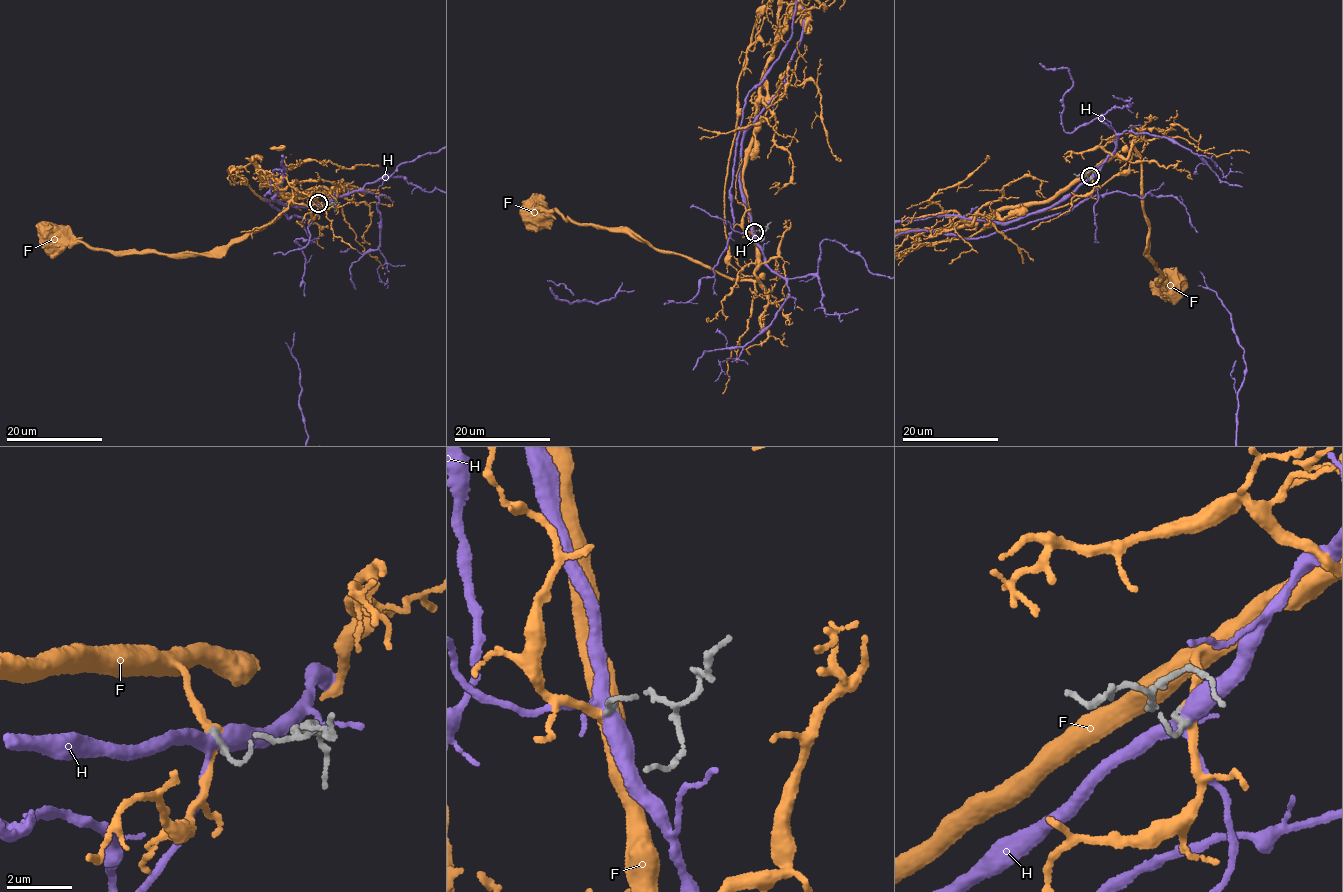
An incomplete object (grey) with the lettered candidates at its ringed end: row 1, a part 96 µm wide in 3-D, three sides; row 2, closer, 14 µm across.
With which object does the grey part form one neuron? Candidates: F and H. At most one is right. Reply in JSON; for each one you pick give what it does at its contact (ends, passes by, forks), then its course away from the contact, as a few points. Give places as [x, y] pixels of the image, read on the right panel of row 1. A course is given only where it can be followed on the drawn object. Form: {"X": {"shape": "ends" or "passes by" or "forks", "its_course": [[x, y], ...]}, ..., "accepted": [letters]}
{"F": {"shape": "passes by", "its_course": [[1090, 177], [1114, 156], [1126, 158], [1125, 147], [1141, 156], [1150, 222], [1144, 254], [1170, 290]]}, "accepted": ["F"]}

